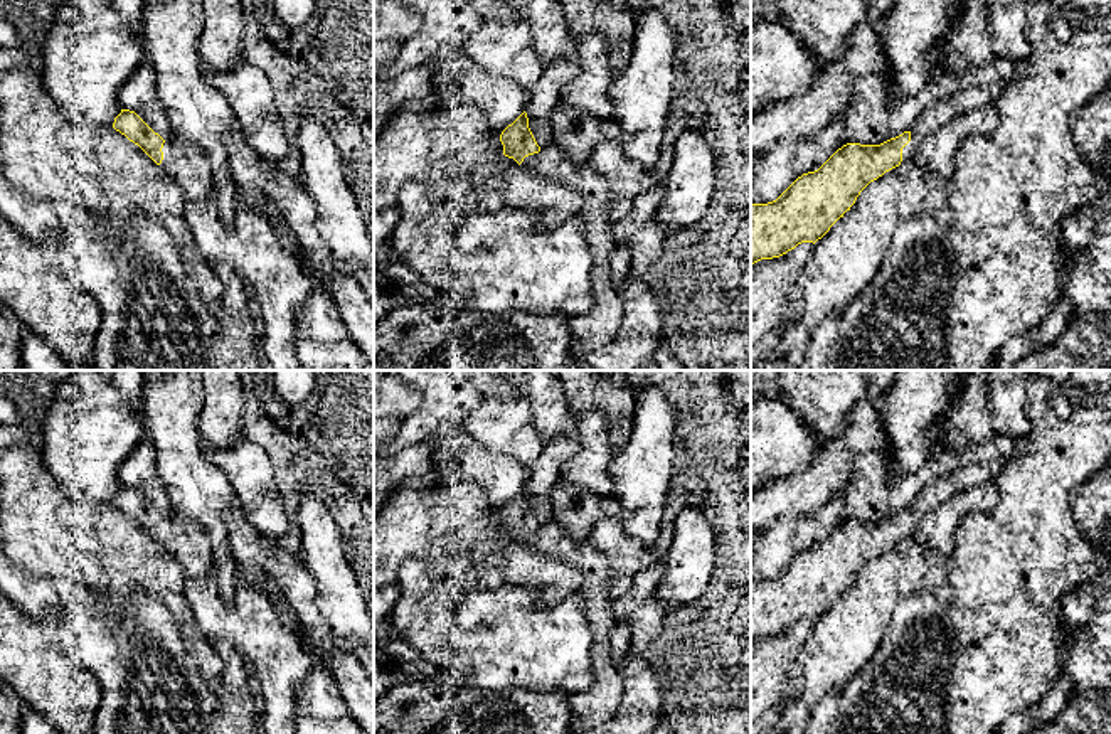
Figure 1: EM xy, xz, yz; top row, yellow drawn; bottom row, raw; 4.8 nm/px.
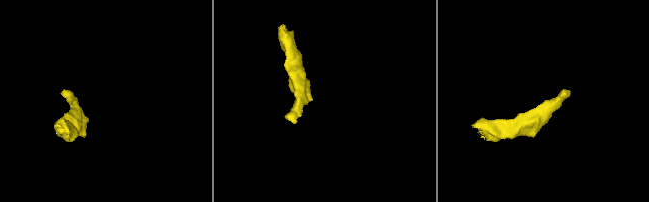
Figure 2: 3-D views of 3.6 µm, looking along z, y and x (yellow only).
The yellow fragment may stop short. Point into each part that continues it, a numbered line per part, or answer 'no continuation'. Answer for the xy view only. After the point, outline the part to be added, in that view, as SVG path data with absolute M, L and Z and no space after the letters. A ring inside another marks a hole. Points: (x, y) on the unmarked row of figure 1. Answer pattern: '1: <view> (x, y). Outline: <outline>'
1: xy (184, 539). Outline: M172 513L165 517L162 529L163 550L175 559L187 577L204 577L214 571L210 540L197 520Z

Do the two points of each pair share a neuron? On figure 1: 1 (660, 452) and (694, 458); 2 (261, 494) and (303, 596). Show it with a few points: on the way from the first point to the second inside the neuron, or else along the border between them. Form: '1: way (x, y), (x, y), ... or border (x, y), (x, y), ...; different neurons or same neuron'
1: border (675, 414), (674, 472), (667, 494); different neurons
2: border (244, 515), (261, 534), (276, 541); different neurons

